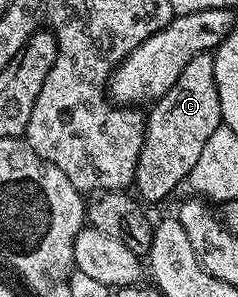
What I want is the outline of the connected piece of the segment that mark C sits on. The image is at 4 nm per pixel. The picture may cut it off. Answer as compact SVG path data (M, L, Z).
M212 52L190 58L190 62L186 62L186 70L178 74L178 82L174 82L174 86L170 86L170 90L166 90L166 94L151 105L152 113L149 111L146 116L144 141L138 154L134 181L141 201L162 200L179 184L181 187L187 181L190 170L194 170L194 162L198 162L198 157L202 155L206 138L222 127L218 86L214 82L215 61Z

